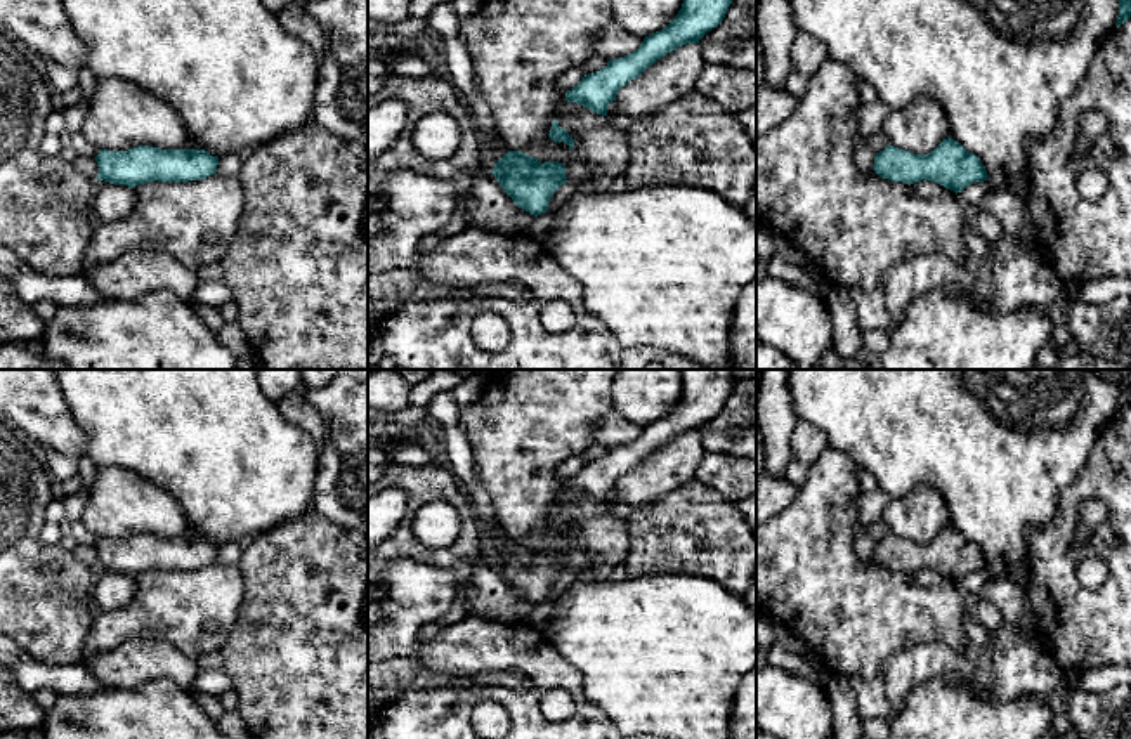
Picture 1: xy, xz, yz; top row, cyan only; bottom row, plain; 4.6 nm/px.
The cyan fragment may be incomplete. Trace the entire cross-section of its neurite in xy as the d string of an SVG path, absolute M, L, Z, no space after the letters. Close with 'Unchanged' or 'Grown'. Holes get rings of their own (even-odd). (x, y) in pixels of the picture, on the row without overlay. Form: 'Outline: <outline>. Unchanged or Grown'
Outline: M137 534L127 540L101 538L94 546L97 569L135 576L153 569L189 571L217 560L219 546L205 538L161 538Z. Unchanged

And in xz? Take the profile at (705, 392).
Outline: M682 370L682 382L682 397L666 416L645 425L633 442L611 448L600 460L585 463L574 477L566 481L566 489L607 505L607 494L616 489L623 474L638 467L668 441L687 432L699 432L723 409L734 389L732 370Z. Unchanged

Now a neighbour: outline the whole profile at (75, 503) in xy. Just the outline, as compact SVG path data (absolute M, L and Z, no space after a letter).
M83 489L80 493L75 493L71 496L61 498L61 500L64 503L64 510L66 510L68 519L80 520L83 508L87 505L87 491Z

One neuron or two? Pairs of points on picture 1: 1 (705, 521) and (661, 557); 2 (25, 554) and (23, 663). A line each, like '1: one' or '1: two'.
1: one
2: two

